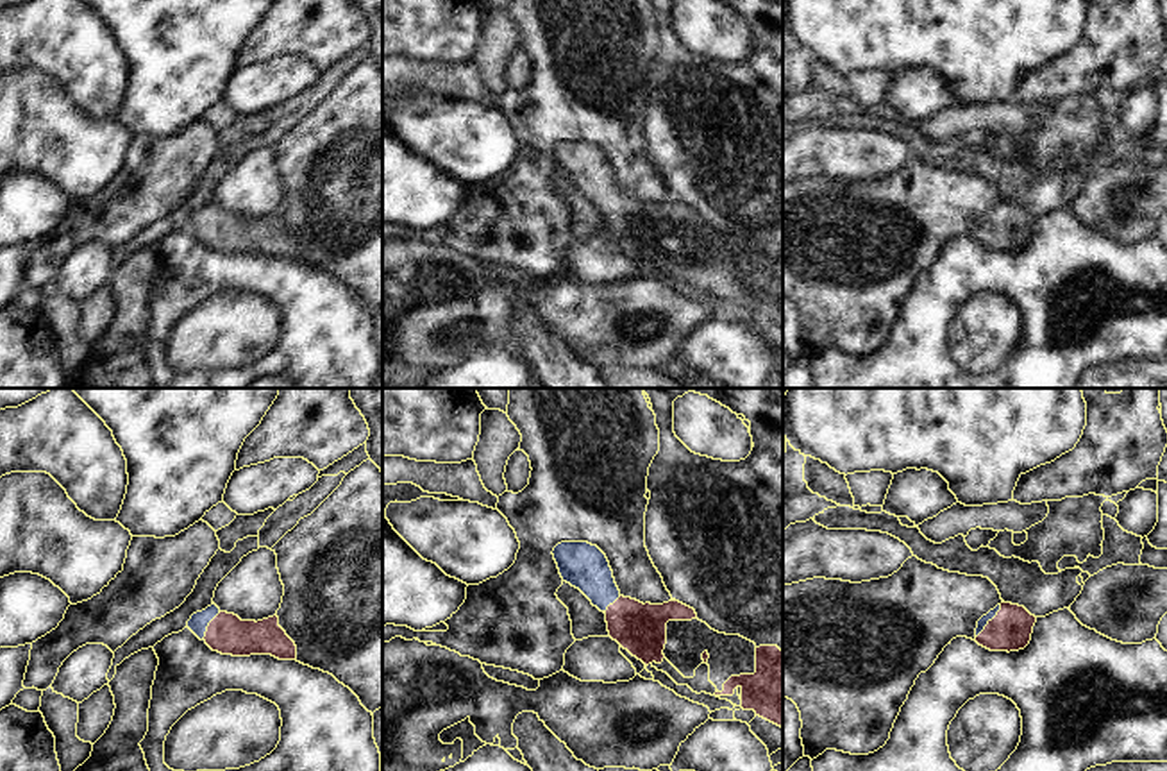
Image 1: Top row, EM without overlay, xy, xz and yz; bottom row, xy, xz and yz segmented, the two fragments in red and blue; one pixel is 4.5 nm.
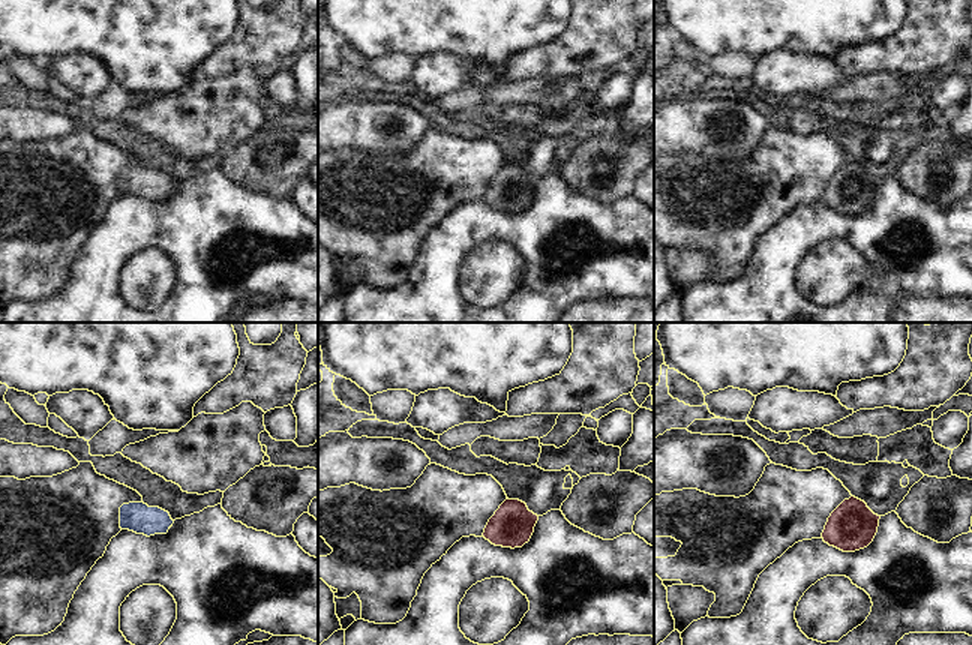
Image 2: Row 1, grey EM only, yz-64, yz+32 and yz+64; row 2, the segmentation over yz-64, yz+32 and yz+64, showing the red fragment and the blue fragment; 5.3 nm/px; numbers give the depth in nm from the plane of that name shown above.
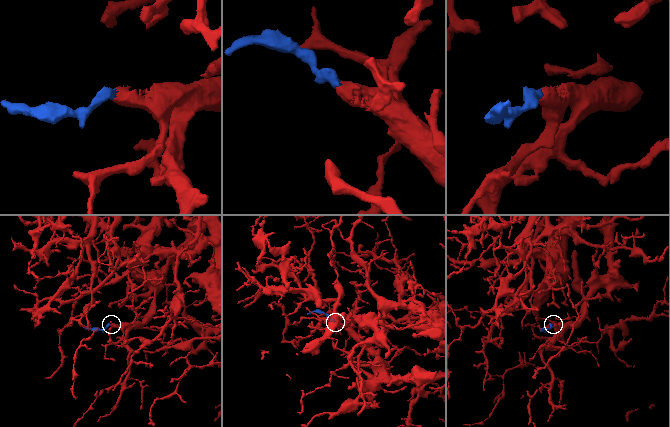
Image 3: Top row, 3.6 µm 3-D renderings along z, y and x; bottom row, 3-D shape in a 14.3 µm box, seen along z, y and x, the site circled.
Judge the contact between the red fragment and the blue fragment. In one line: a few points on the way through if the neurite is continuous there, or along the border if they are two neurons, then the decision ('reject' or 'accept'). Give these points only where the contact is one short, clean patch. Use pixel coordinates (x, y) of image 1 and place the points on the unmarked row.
way yz (1010, 229), (998, 228), (990, 220), (983, 220); accept

